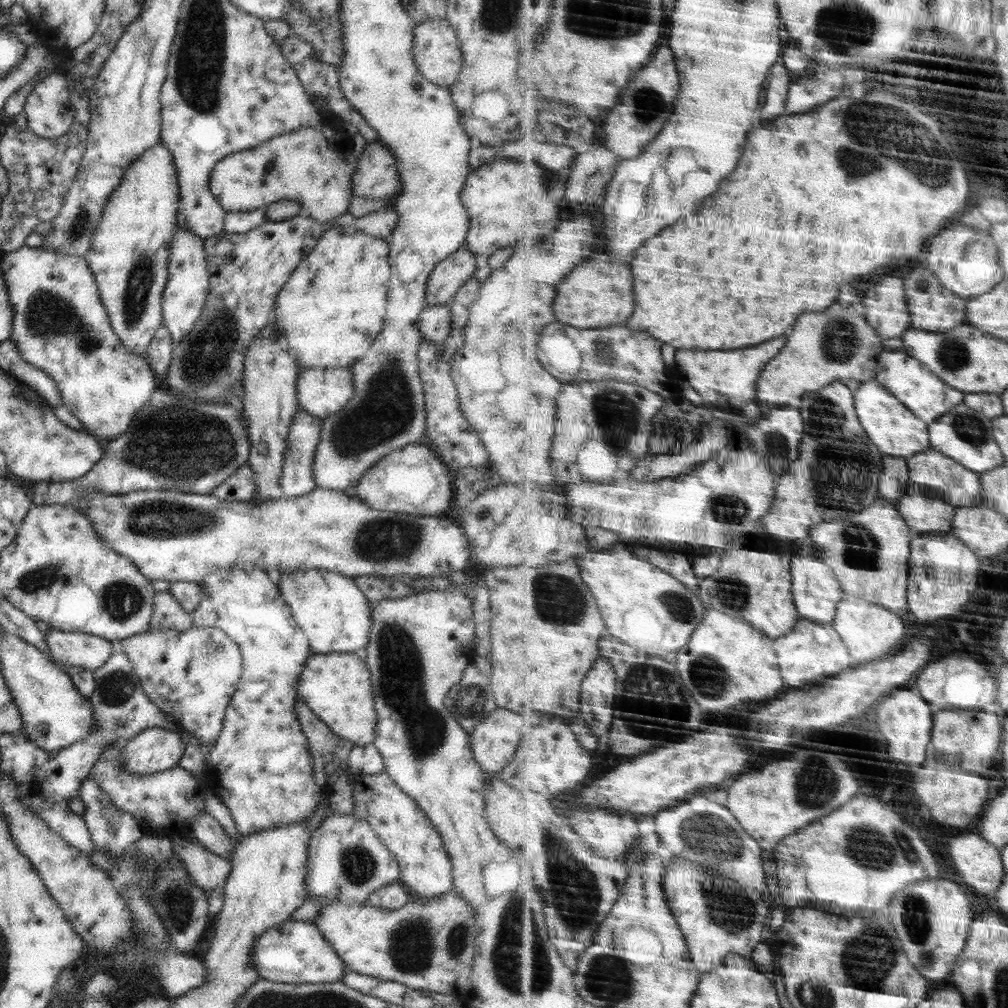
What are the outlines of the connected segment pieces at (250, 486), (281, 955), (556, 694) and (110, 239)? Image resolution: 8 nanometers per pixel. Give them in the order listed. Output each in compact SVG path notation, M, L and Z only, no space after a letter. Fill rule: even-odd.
M245 463L221 482L211 495L218 501L248 501L250 502L258 492L257 482L253 470Z
M292 920L271 926L256 939L251 963L262 979L286 984L342 982L347 968L313 921Z
M576 559L541 568L516 566L487 569L484 574L492 611L491 679L496 704L517 713L545 712L560 716L580 714L583 682L601 656L600 640L610 635L595 594L581 578Z
M158 142L144 151L127 168L118 188L111 193L103 208L100 222L93 234L91 249L85 256L93 271L99 295L108 313L112 330L130 354L144 354L152 342L155 332L165 326L162 312L162 297L168 278L169 242L180 226L179 184L172 153Z

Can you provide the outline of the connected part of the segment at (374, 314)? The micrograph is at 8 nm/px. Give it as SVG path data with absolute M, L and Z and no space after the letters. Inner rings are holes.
M354 226L330 227L318 239L312 252L296 266L288 277L284 288L276 295L273 318L281 328L277 342L287 351L301 368L351 368L356 359L364 357L375 336L383 327L391 263L388 240L376 238Z

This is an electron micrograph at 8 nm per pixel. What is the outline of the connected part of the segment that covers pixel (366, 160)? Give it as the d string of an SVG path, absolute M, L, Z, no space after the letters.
M368 143L352 175L354 196L394 198L401 191L396 157L384 143Z

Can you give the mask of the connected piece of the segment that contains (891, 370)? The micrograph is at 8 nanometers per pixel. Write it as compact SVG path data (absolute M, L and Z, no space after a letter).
M905 348L887 349L881 355L881 370L877 380L887 386L899 399L904 401L928 424L934 424L940 416L951 412L955 406L967 400L967 393L947 383L940 375L932 372L920 359L910 354Z

